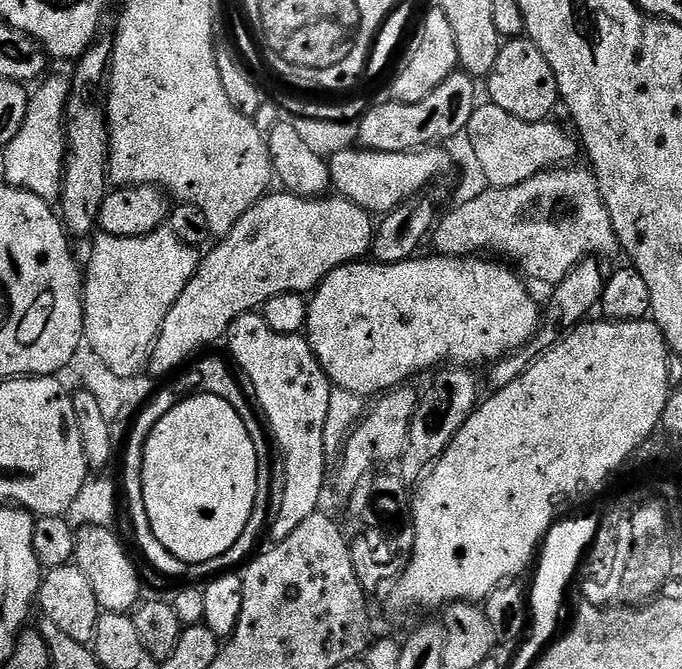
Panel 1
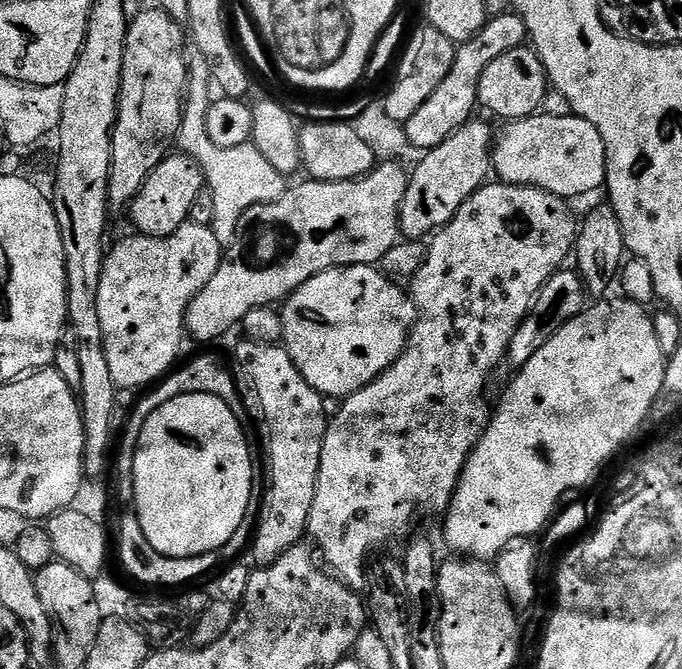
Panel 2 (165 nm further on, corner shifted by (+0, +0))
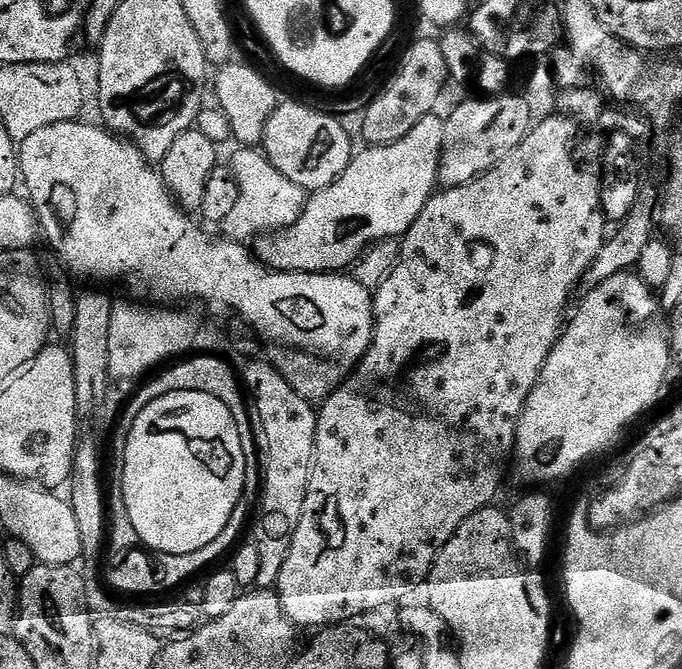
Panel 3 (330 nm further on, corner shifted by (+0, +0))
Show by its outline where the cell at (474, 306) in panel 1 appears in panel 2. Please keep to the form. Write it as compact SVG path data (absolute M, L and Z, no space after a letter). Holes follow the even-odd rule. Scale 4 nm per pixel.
M350 264L347 268L332 268L310 278L283 301L279 309L282 318L283 347L298 366L302 378L314 386L321 396L347 398L362 390L378 378L404 353L408 335L418 319L415 304L407 291L397 281L384 275L379 267L371 264Z

